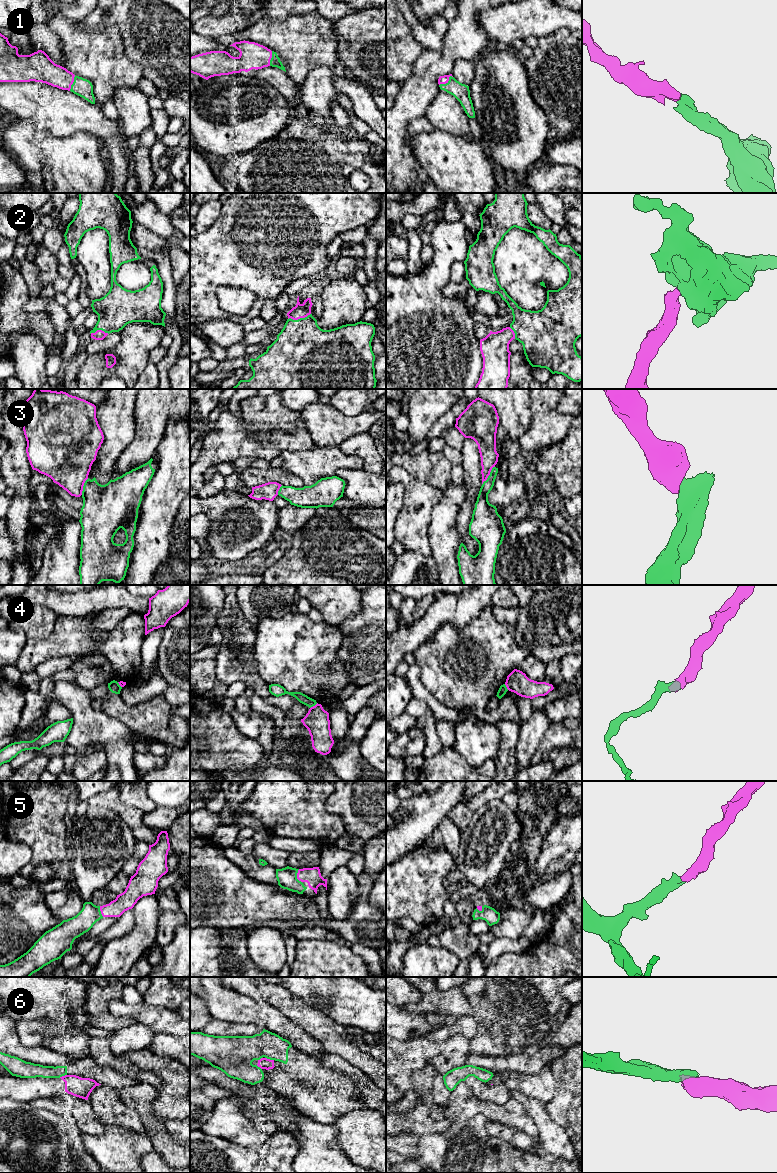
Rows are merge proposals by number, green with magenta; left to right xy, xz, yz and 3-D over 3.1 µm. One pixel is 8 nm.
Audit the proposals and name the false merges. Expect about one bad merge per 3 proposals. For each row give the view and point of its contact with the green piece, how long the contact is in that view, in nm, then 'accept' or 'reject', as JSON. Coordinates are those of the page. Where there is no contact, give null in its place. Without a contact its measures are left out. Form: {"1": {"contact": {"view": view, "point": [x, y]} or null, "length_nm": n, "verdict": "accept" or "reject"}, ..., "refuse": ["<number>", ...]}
{"1": {"contact": {"view": "yz", "point": [446, 83]}, "length_nm": 130, "verdict": "accept"}, "2": {"contact": {"view": "xz", "point": [300, 318]}, "length_nm": 190, "verdict": "accept"}, "3": {"contact": {"view": "yz", "point": [489, 475]}, "length_nm": 180, "verdict": "reject"}, "4": {"contact": {"view": "xz", "point": [313, 705]}, "length_nm": 80, "verdict": "reject"}, "5": {"contact": {"view": "xz", "point": [296, 876]}, "length_nm": 110, "verdict": "accept"}, "6": {"contact": {"view": "xz", "point": [269, 1058]}, "length_nm": 80, "verdict": "reject"}, "refuse": ["3", "4", "6"]}

